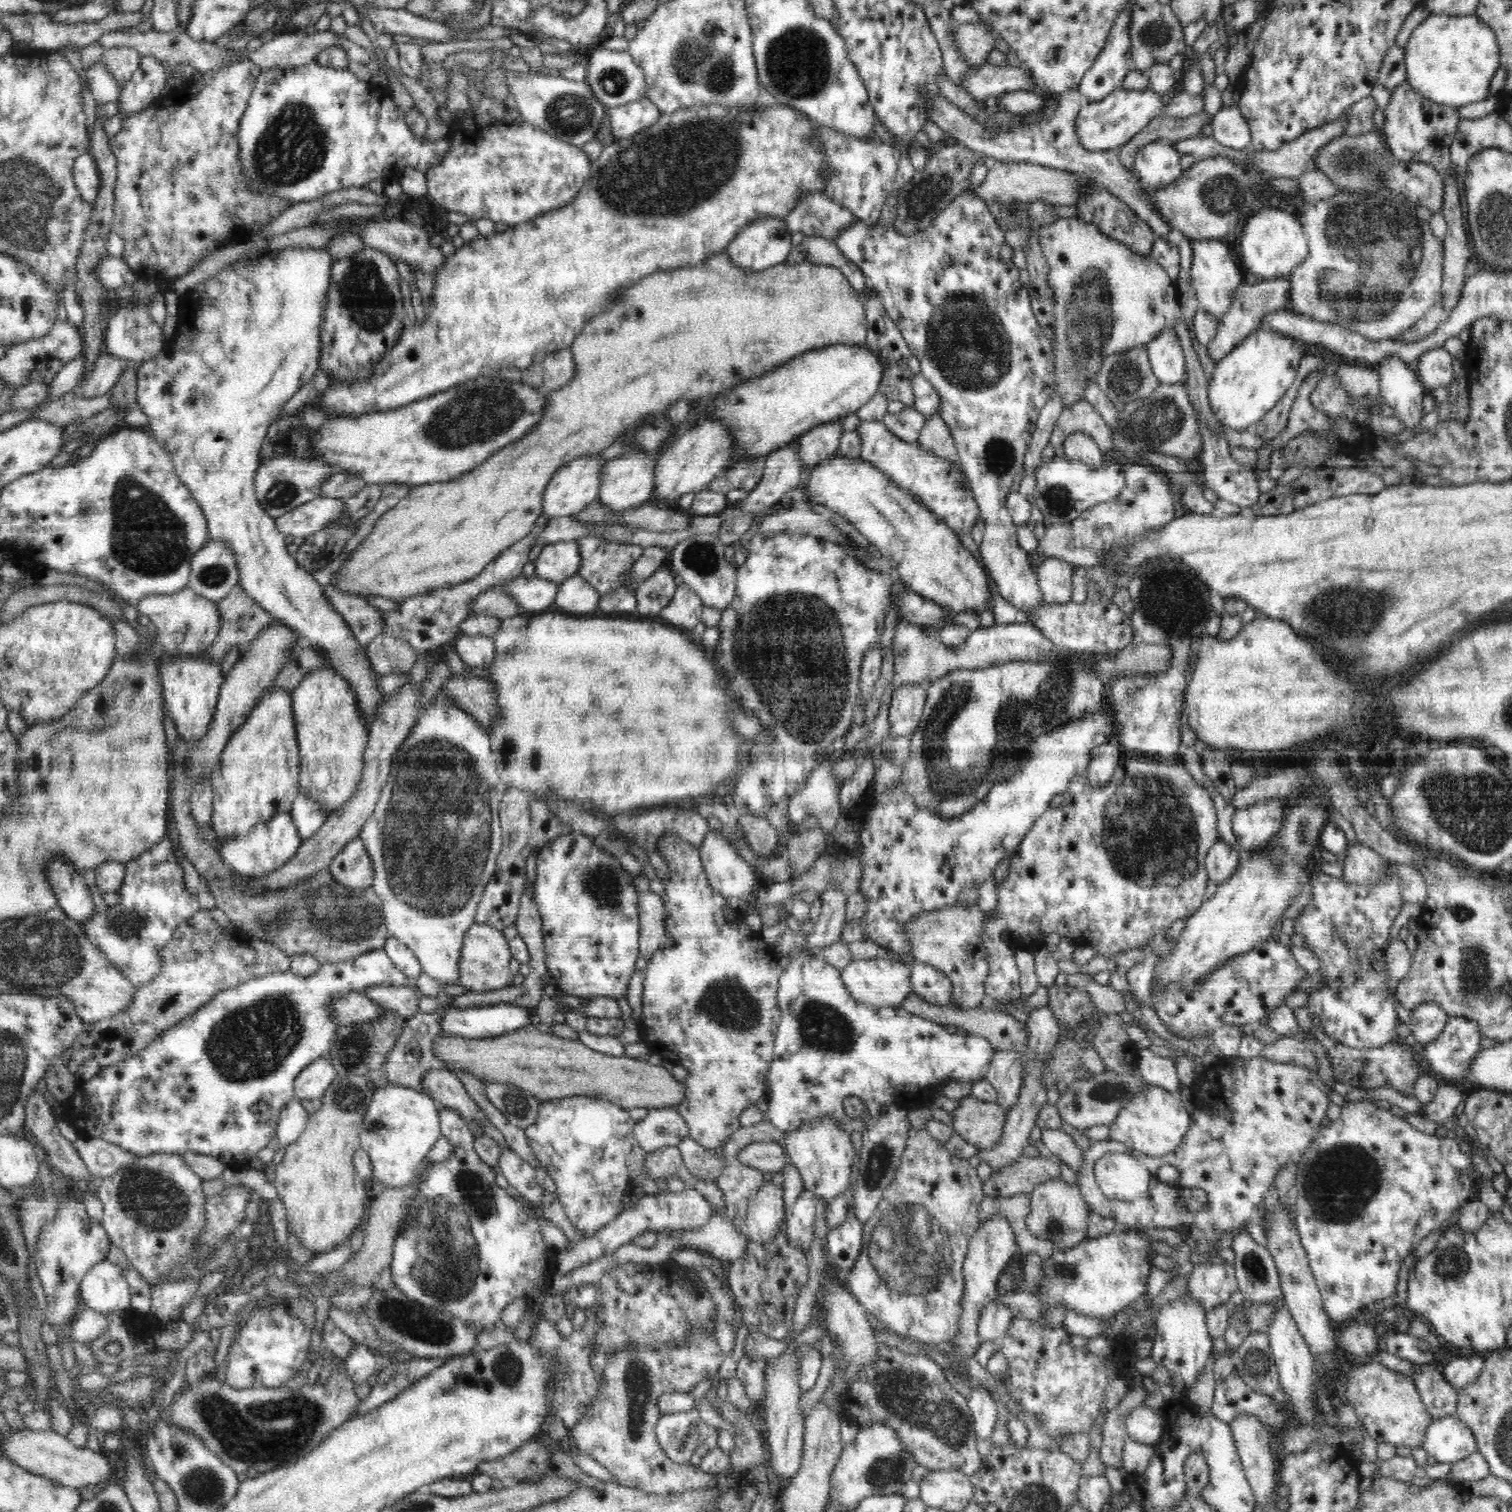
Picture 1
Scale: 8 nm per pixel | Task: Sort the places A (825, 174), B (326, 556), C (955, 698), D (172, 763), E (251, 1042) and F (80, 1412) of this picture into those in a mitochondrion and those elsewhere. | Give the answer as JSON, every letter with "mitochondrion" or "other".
{"A":"other","B":"other","C":"mitochondrion","D":"other","E":"mitochondrion","F":"other"}

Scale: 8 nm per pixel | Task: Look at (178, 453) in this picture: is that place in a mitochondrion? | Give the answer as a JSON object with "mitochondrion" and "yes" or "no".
{"mitochondrion":"no"}

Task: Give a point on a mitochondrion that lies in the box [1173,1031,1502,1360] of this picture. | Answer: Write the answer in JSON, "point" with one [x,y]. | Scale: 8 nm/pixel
{"point":[1339,1182]}

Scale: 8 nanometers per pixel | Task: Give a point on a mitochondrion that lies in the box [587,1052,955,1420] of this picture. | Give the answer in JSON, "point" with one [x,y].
{"point":[879,1161]}

